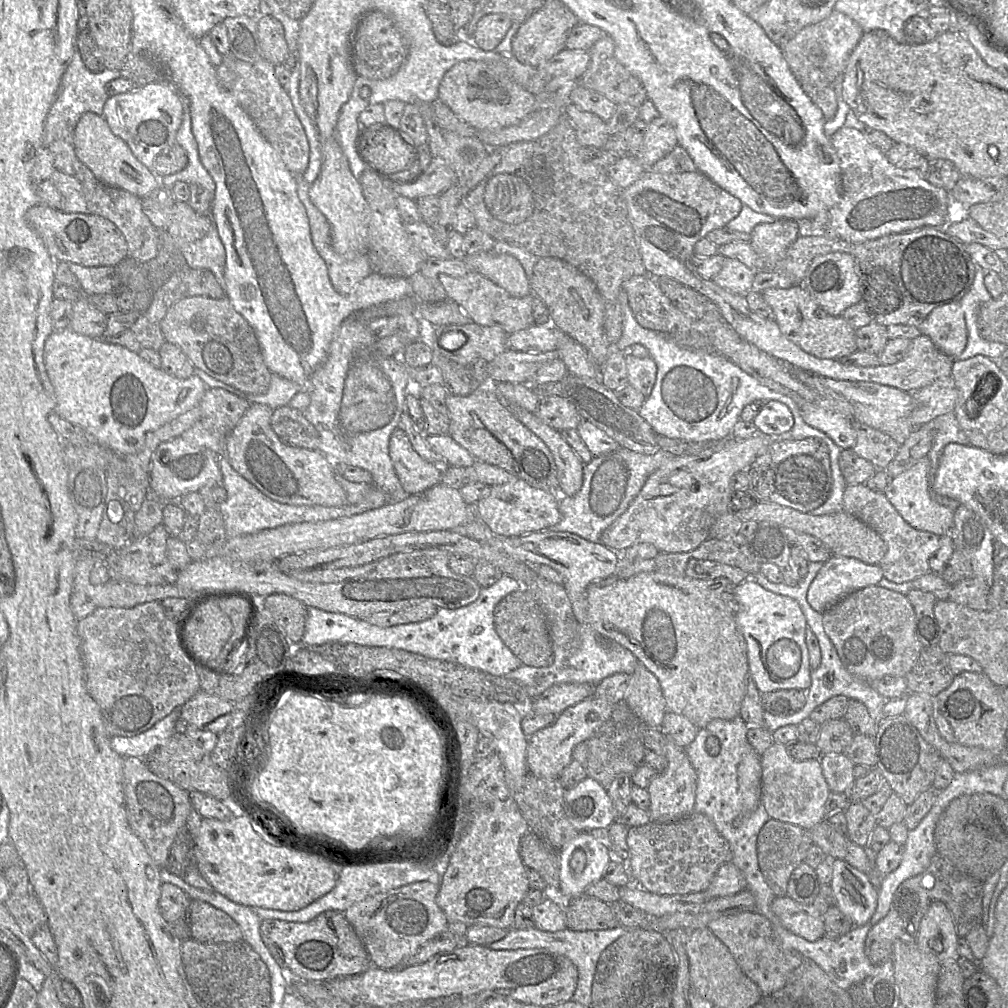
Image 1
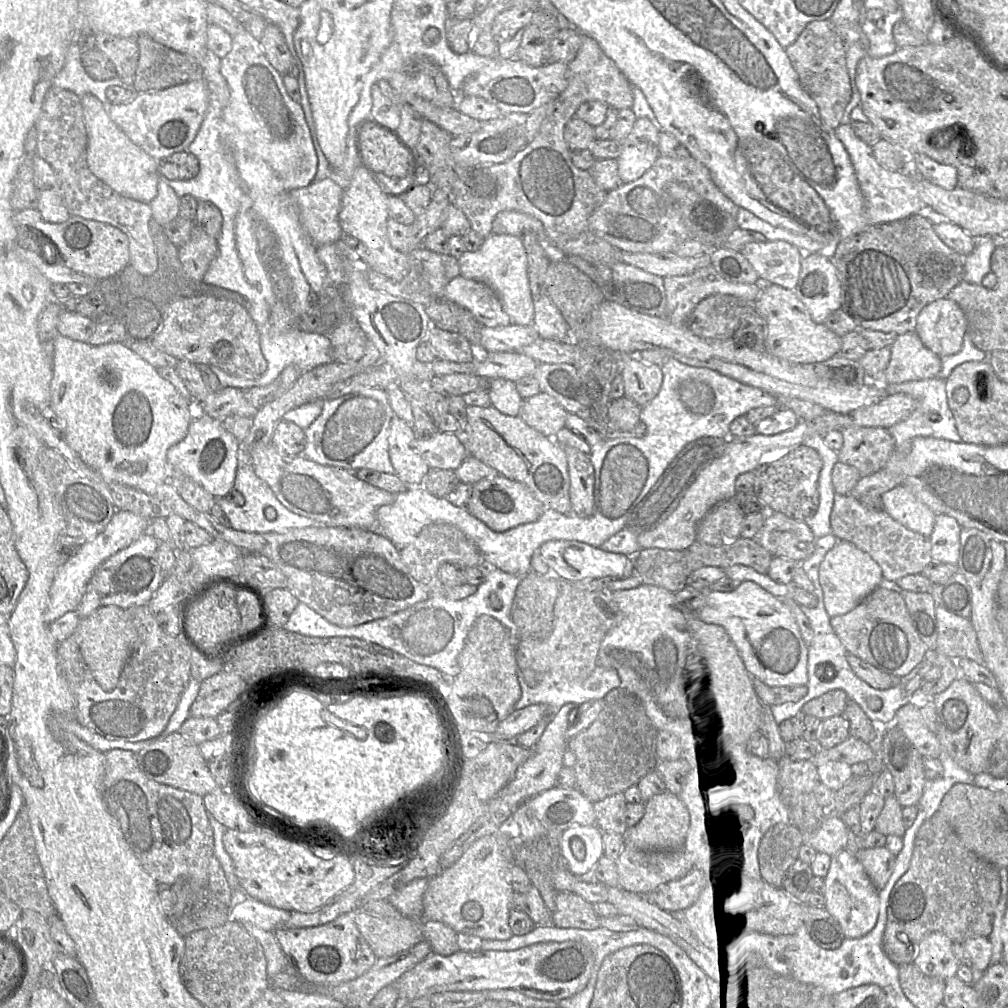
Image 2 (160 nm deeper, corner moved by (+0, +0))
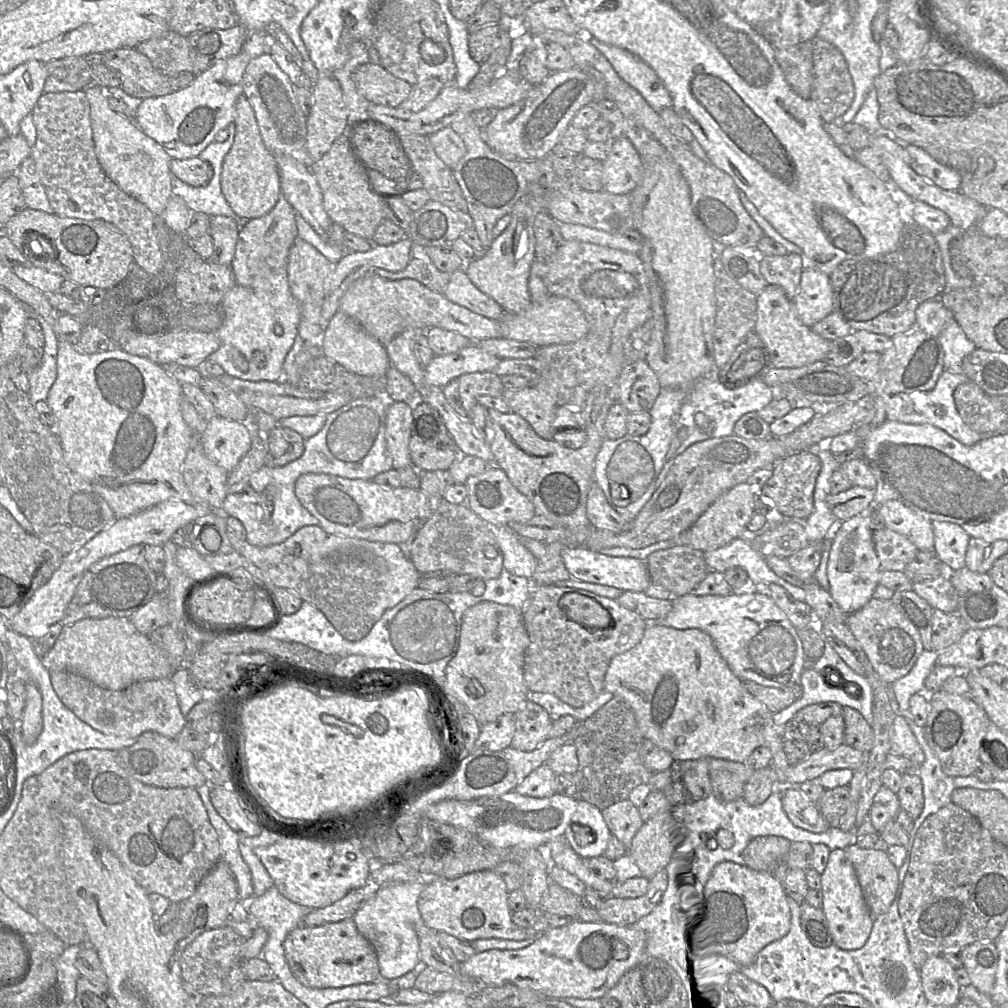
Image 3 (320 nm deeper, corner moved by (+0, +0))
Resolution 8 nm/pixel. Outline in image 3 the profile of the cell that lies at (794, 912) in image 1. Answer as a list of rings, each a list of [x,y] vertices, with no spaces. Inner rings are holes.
[[[723,861],[715,866],[700,904],[703,938],[715,952],[738,966],[749,966],[764,947],[788,934],[790,924],[791,911],[787,894],[772,873],[755,871],[731,861]]]

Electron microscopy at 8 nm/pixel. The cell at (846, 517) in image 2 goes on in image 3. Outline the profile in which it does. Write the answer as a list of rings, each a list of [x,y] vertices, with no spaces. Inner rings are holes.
[[[880,526],[872,533],[882,570],[903,571],[918,554],[918,548],[905,536]]]

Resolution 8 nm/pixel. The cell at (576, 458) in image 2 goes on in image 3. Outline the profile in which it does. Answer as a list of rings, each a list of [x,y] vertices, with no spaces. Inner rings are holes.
[[[595,480],[588,493],[586,510],[589,522],[597,529],[613,532],[628,529],[629,522],[609,505]]]

